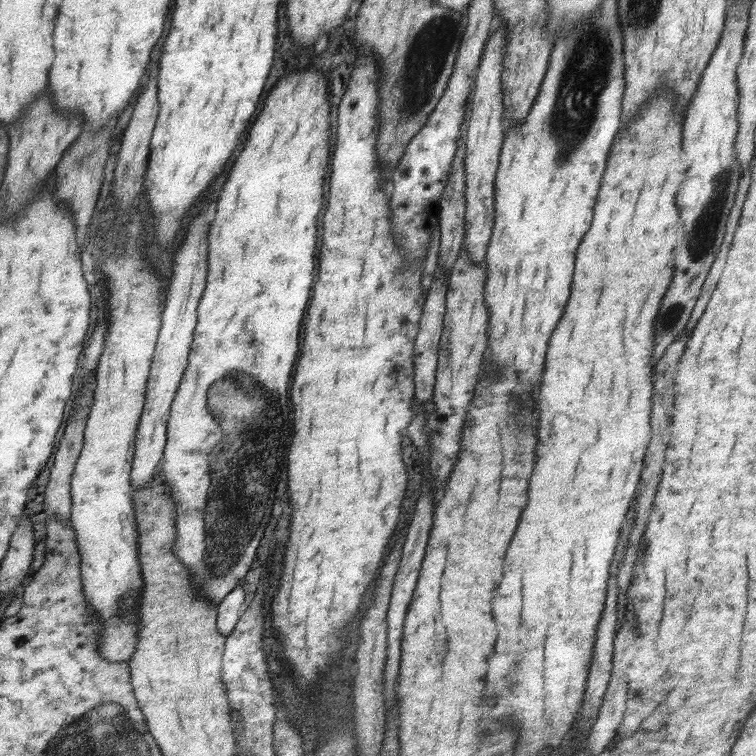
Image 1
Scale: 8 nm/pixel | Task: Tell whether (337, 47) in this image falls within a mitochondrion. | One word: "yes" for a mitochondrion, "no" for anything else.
no

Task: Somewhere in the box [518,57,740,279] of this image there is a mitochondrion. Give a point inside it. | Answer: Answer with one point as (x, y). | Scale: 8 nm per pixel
(700, 242)

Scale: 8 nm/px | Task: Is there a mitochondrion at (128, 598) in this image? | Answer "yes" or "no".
yes

